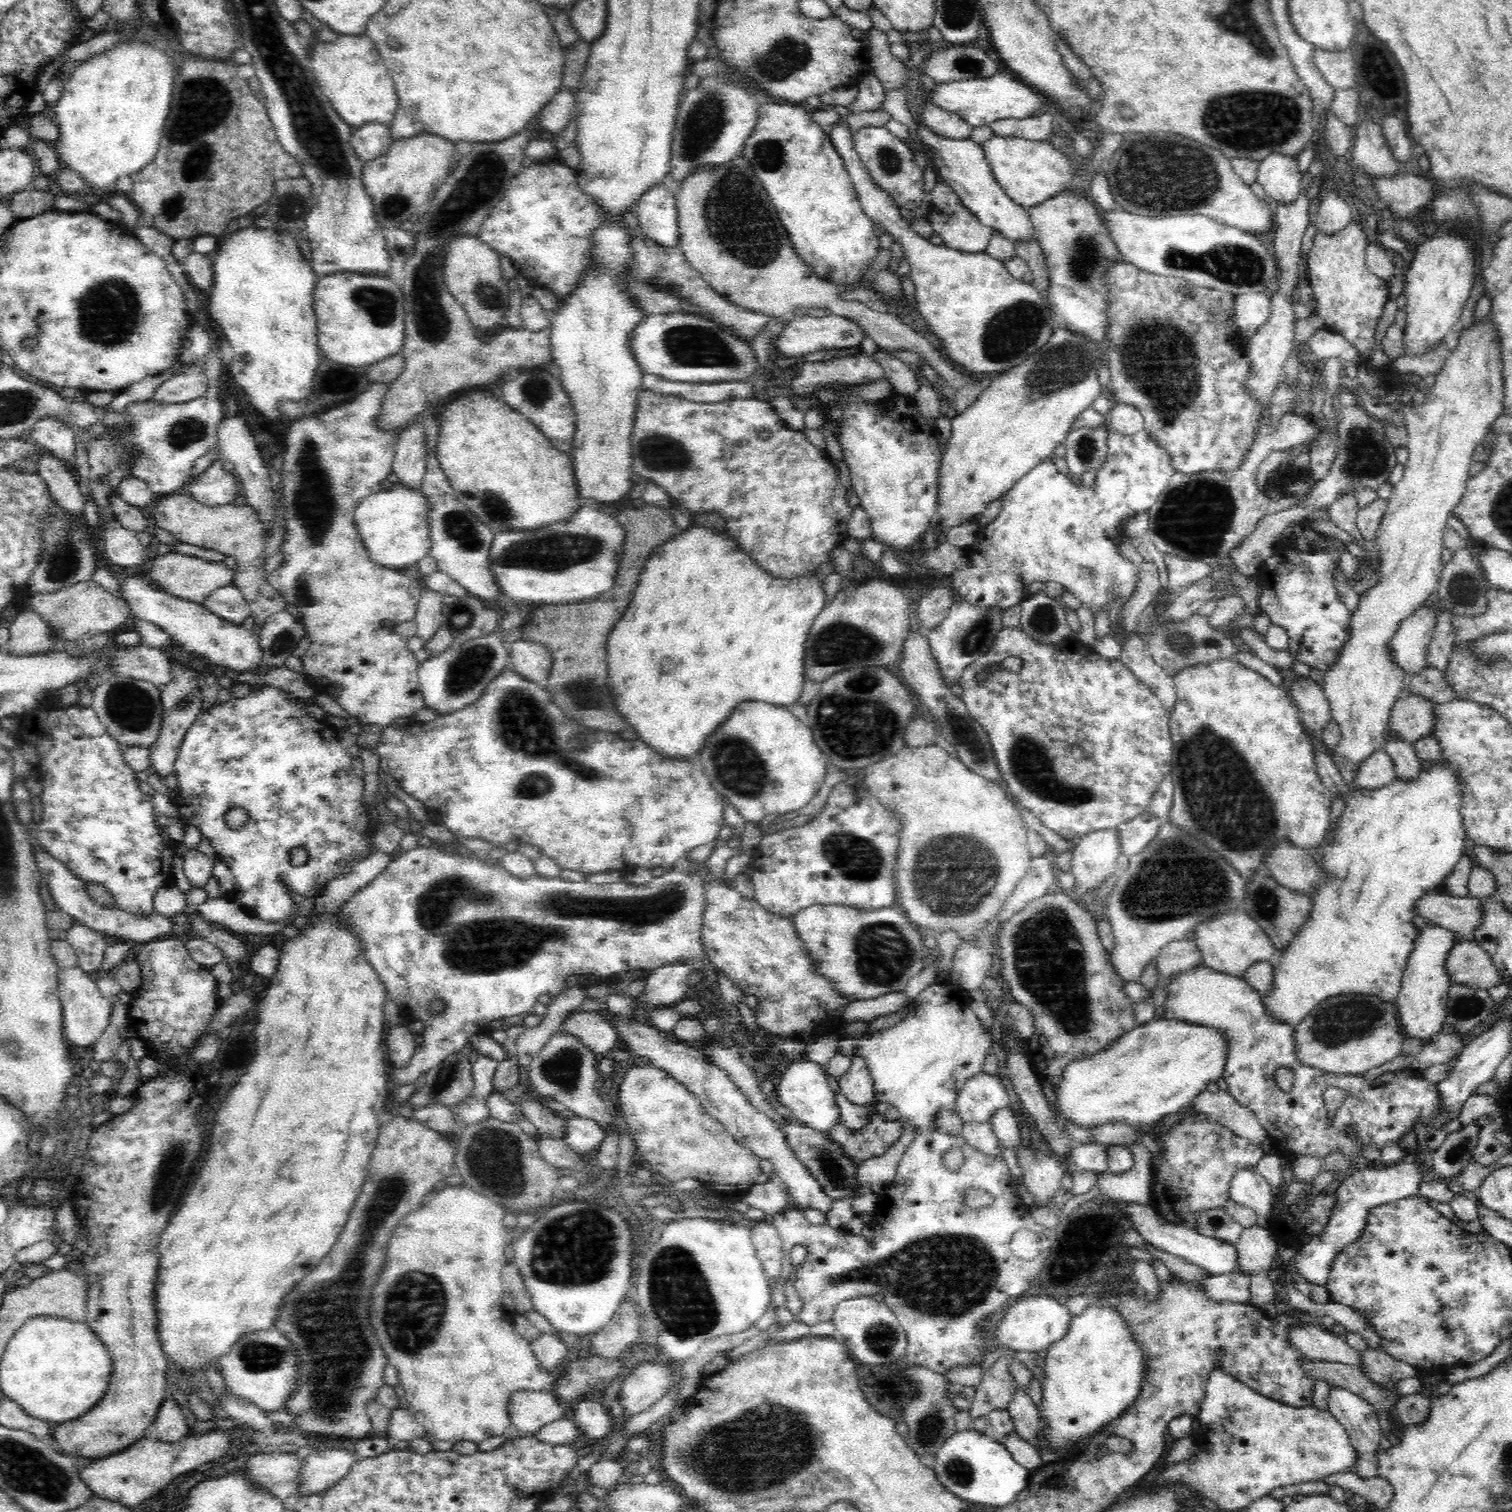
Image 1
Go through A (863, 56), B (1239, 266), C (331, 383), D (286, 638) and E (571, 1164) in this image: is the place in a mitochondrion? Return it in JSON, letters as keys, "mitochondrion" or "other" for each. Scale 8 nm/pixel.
{"A":"other","B":"mitochondrion","C":"other","D":"mitochondrion","E":"other"}

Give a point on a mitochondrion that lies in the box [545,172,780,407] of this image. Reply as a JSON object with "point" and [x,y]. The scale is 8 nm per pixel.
{"point":[694,345]}

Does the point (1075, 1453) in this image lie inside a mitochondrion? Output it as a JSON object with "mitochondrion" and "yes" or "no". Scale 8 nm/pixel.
{"mitochondrion":"no"}

